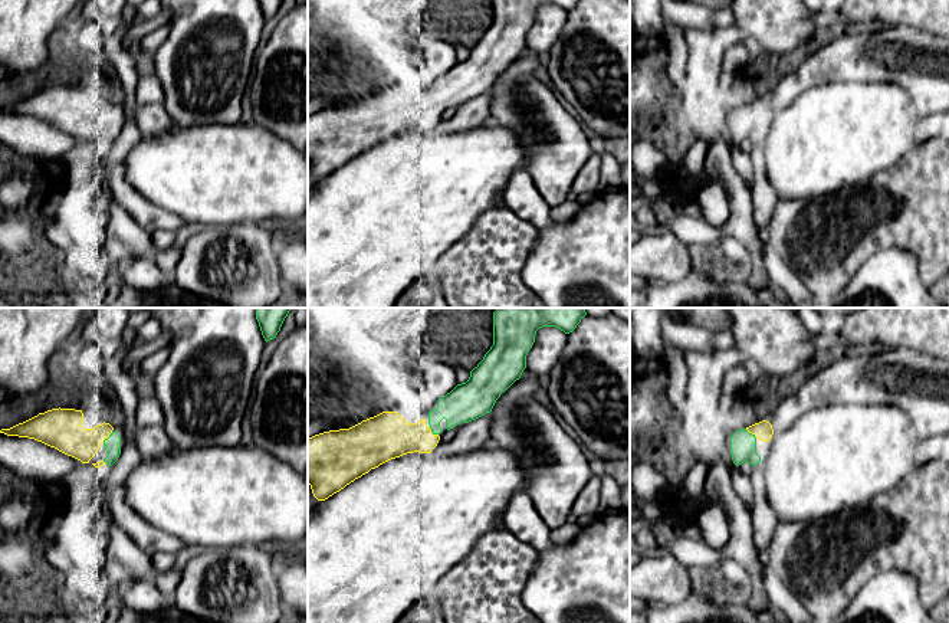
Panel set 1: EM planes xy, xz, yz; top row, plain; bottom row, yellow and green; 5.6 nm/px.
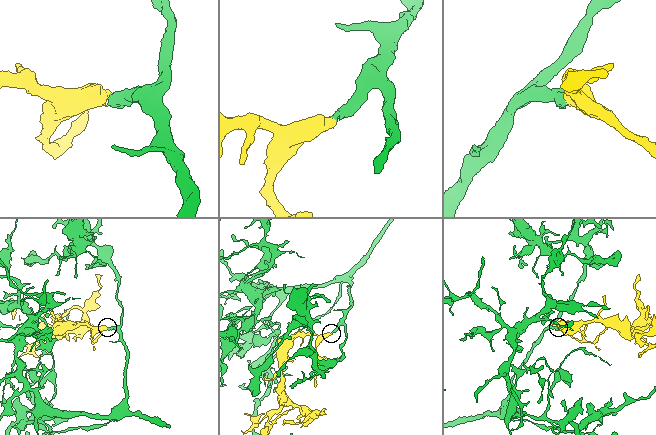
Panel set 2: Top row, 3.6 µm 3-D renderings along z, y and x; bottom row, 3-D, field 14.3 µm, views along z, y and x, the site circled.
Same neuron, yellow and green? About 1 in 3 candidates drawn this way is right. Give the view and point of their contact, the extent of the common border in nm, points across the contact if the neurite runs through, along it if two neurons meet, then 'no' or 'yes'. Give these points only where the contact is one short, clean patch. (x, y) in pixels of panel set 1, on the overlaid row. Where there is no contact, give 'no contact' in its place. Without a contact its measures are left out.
xy (107, 438) | 90 nm | yes

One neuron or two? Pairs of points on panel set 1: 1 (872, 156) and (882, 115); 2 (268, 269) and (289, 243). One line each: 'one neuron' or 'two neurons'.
1: one neuron
2: two neurons

